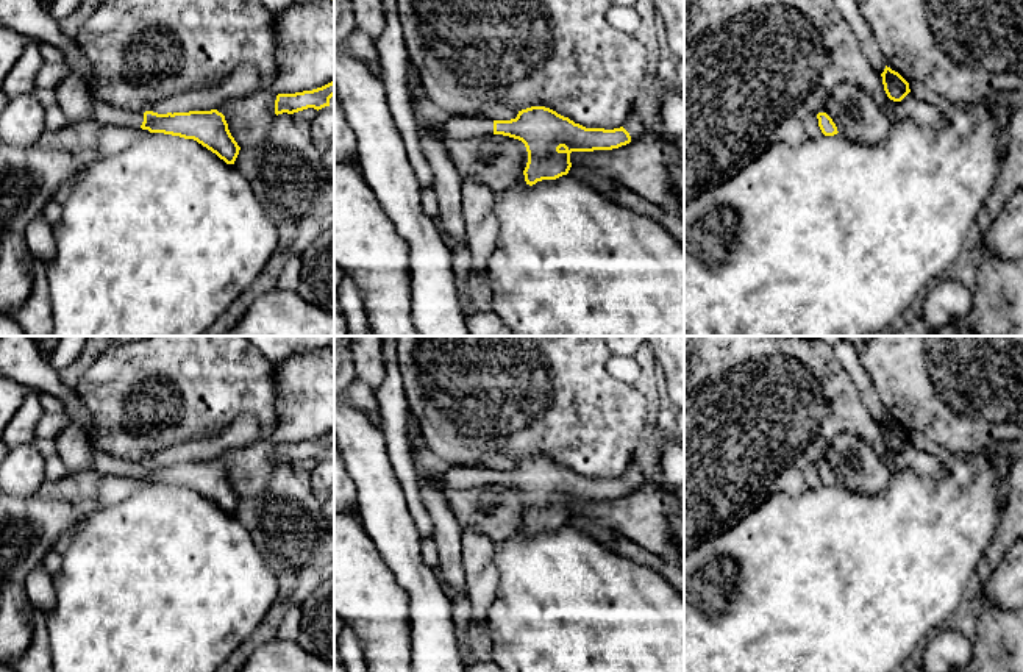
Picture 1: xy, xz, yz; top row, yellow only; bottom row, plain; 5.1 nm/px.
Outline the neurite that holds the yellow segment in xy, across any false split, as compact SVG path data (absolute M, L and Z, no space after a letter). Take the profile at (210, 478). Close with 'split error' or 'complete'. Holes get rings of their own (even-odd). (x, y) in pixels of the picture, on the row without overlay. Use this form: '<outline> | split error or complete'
M0 336L0 375L27 388L53 395L64 411L78 420L89 433L94 449L92 469L106 477L131 477L194 489L226 514L234 514L241 497L231 486L225 466L217 459L167 463L128 463L100 452L94 442L92 414L78 399L73 388L64 384L36 347L33 336Z | split error

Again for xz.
M545 456L522 459L511 470L451 466L444 475L453 489L503 484L522 491L528 502L523 525L529 536L567 525L572 502L612 500L631 492L623 477L586 478Z | split error

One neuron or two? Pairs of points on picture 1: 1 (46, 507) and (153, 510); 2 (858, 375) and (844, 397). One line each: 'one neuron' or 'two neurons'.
1: two neurons
2: two neurons

